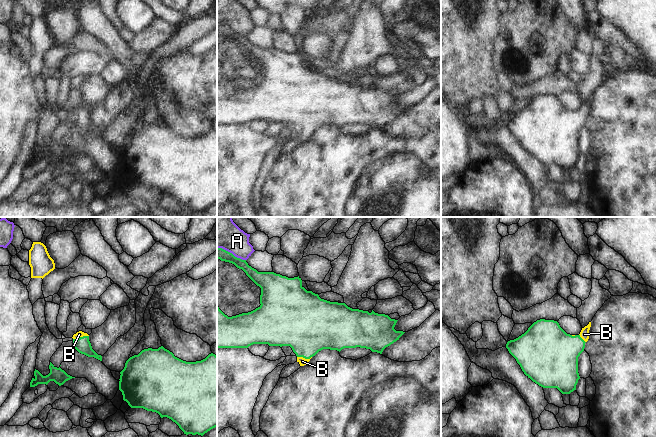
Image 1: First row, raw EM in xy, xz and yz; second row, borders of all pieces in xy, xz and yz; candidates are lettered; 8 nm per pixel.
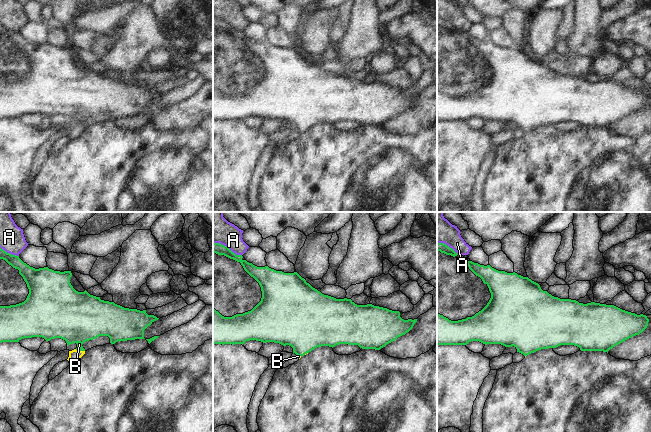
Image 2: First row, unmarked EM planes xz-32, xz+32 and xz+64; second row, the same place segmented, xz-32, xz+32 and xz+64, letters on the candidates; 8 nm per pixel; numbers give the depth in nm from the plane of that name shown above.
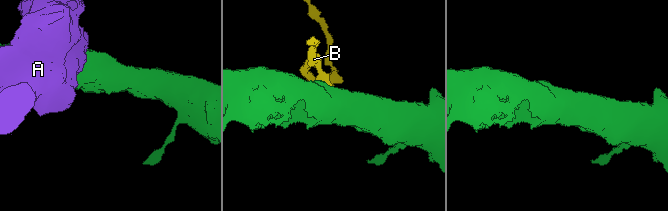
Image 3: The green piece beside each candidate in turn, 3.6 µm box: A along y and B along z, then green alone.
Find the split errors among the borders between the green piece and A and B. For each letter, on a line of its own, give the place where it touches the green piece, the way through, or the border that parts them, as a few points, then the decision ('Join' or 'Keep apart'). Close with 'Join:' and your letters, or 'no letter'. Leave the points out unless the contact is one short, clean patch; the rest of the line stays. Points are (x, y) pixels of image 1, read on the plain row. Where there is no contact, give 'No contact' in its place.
A: Touches green at xz (231, 29). Keep apart
B: Touches green at xy (80, 113). Path across: xy (82, 121), (80, 113), (79, 110). Join
Join: B.

